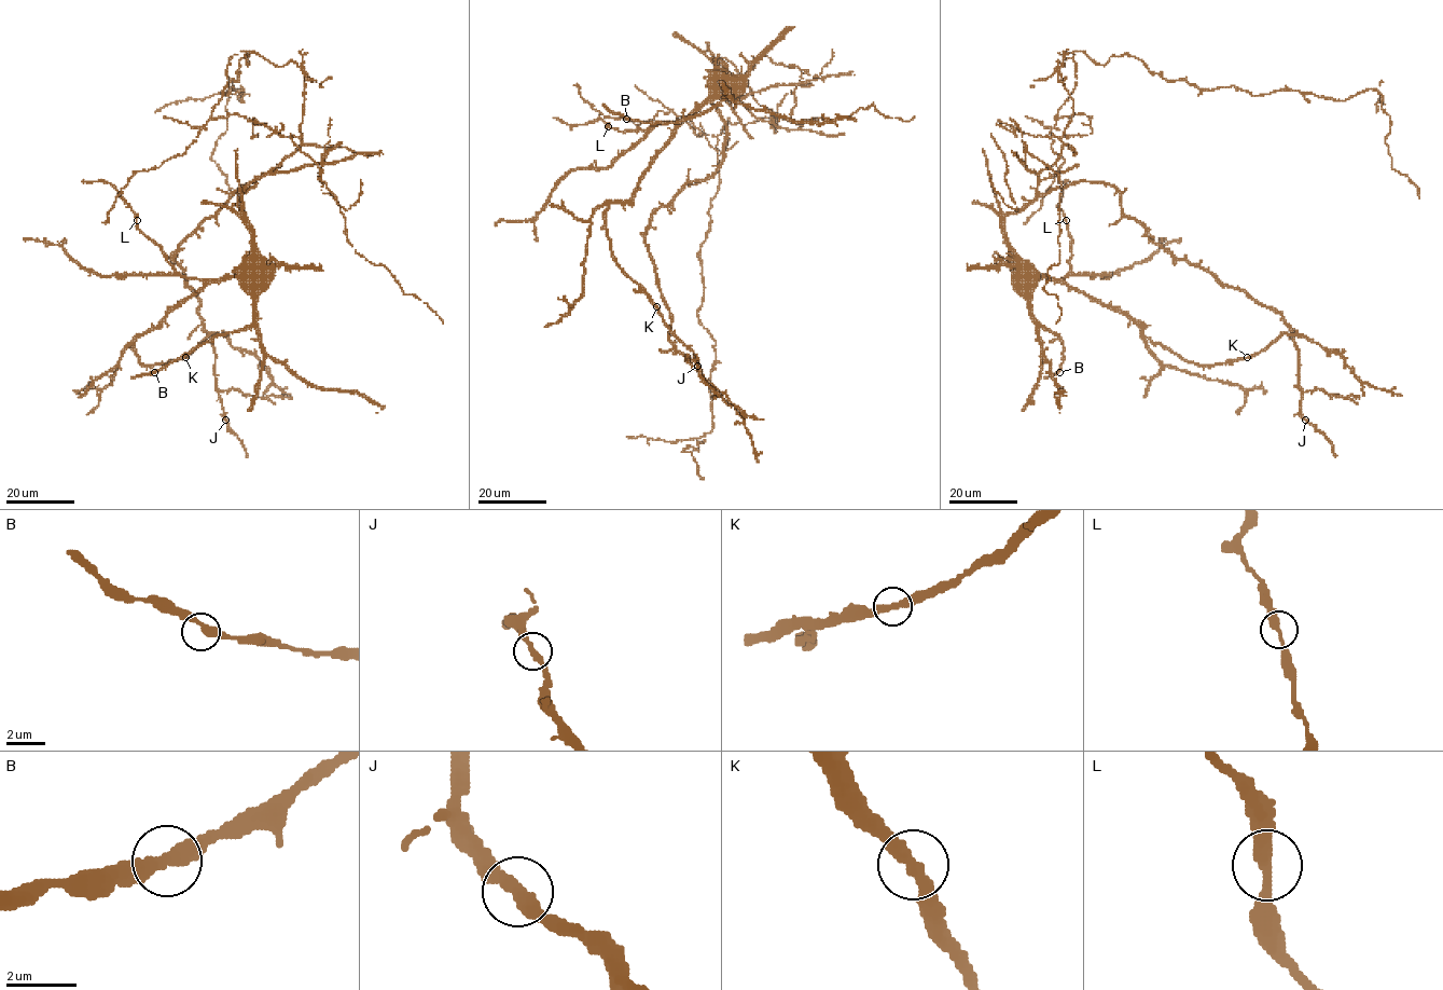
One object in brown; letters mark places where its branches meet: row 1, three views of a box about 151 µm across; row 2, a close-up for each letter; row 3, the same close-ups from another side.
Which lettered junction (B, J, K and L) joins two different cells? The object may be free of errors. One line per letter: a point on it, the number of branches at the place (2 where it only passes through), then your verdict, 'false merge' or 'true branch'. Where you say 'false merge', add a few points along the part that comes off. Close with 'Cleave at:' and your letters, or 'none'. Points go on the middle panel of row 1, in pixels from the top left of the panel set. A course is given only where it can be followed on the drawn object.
B: place (626, 119); branches 2; true branch
J: place (697, 366); branches 2; true branch
K: place (656, 306); branches 2; true branch
L: place (608, 126); branches 2; true branch
Cleave at: none

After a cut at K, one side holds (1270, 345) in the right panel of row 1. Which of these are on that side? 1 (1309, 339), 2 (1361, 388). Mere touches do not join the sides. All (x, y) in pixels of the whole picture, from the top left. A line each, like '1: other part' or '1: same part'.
1: same part
2: same part

